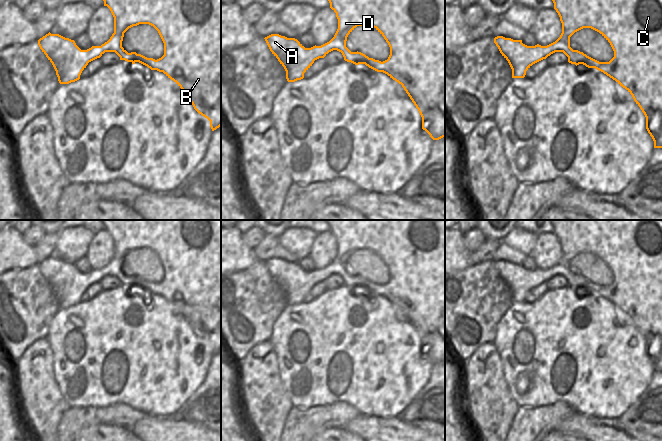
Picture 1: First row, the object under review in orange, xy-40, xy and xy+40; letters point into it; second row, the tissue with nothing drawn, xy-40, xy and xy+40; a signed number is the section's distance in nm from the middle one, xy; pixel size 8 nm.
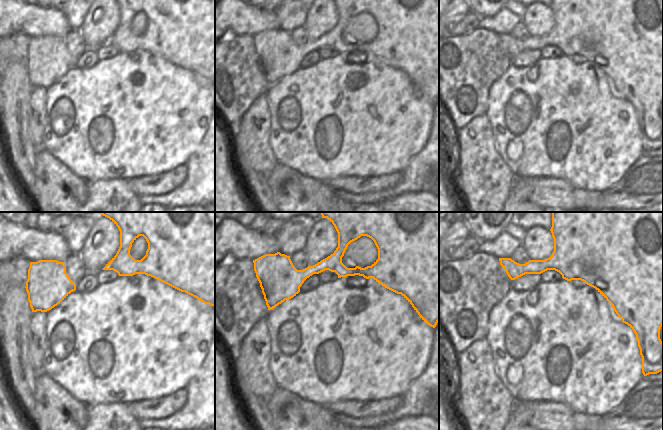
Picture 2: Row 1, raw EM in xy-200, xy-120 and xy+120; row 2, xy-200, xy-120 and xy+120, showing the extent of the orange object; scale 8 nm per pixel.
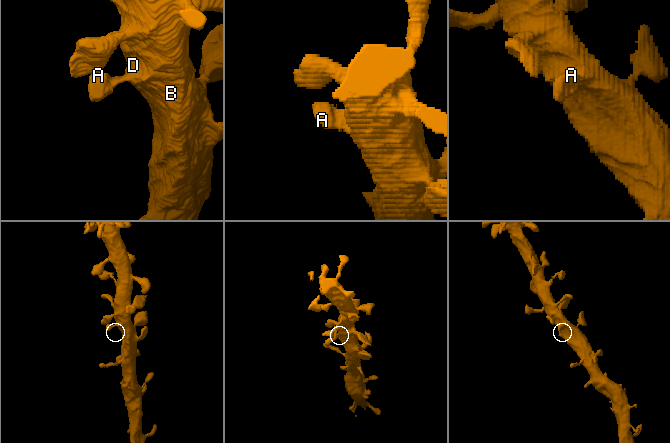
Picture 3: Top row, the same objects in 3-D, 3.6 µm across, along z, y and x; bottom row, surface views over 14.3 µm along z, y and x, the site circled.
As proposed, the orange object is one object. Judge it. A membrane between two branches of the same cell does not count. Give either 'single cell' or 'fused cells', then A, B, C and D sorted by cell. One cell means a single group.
single cell; A B C D

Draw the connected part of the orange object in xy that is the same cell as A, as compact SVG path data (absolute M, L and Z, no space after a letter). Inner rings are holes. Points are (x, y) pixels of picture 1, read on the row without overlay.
M326 220L330 232L336 237L338 253L334 261L321 270L305 272L297 263L287 262L279 258L265 261L265 265L280 288L286 295L288 306L304 302L304 297L315 284L324 282L329 276L337 274L342 277L344 284L355 289L365 288L369 292L387 298L402 309L422 341L422 353L433 364L445 361L445 220ZM357 250L373 250L386 264L390 271L387 284L381 286L369 282L361 276L351 276L346 271L348 259Z

